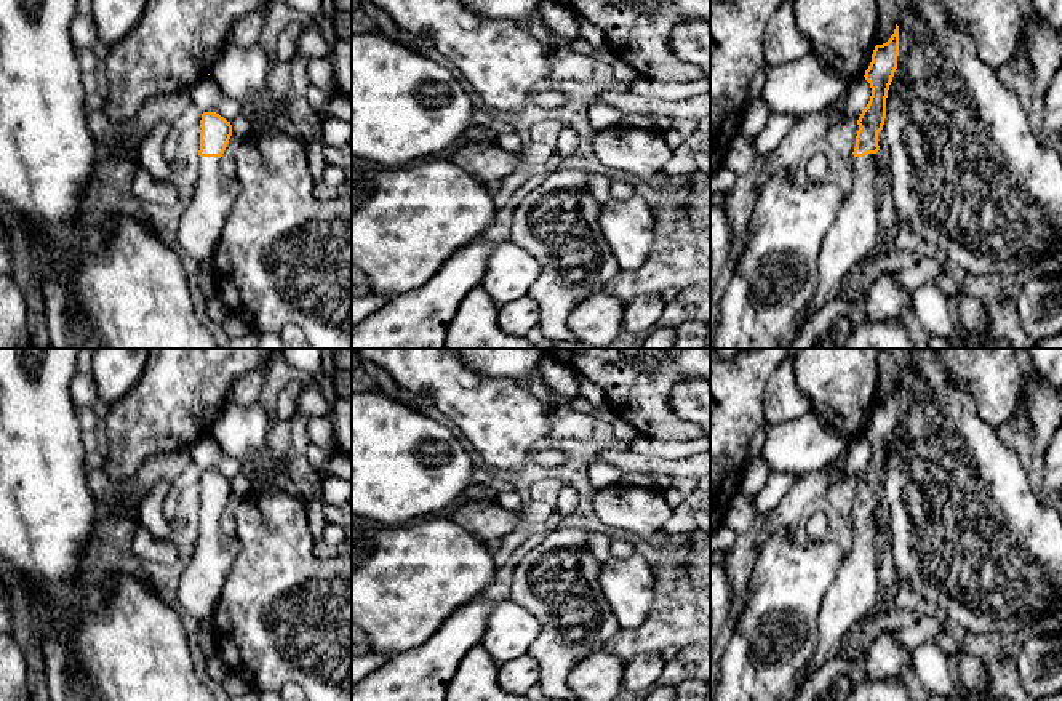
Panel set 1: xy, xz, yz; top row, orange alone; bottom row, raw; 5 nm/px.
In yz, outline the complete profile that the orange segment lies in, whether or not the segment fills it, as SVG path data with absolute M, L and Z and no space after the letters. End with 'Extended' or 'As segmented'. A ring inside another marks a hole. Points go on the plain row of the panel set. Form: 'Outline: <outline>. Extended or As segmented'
Outline: M899 384L891 397L876 403L872 421L865 429L872 455L862 469L857 483L852 515L854 531L851 549L844 555L840 571L830 586L819 615L817 643L814 655L804 667L806 682L825 663L840 655L843 637L856 627L875 607L878 586L878 541L875 512L880 509L878 491L886 477L886 456L897 427Z. Extended

